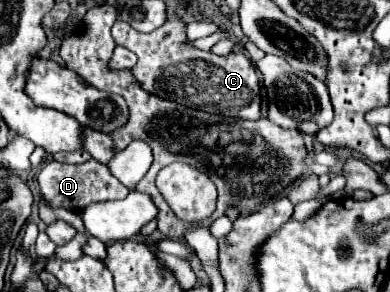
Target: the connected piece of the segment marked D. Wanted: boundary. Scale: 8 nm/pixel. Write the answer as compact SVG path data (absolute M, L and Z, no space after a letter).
M90 159L84 165L68 165L55 160L50 161L40 171L38 185L40 185L40 193L42 193L42 197L44 197L44 201L46 201L48 207L64 207L64 209L76 209L76 211L82 211L90 203L124 199L130 193L128 187L124 187L110 173L108 165L98 163L96 159Z

